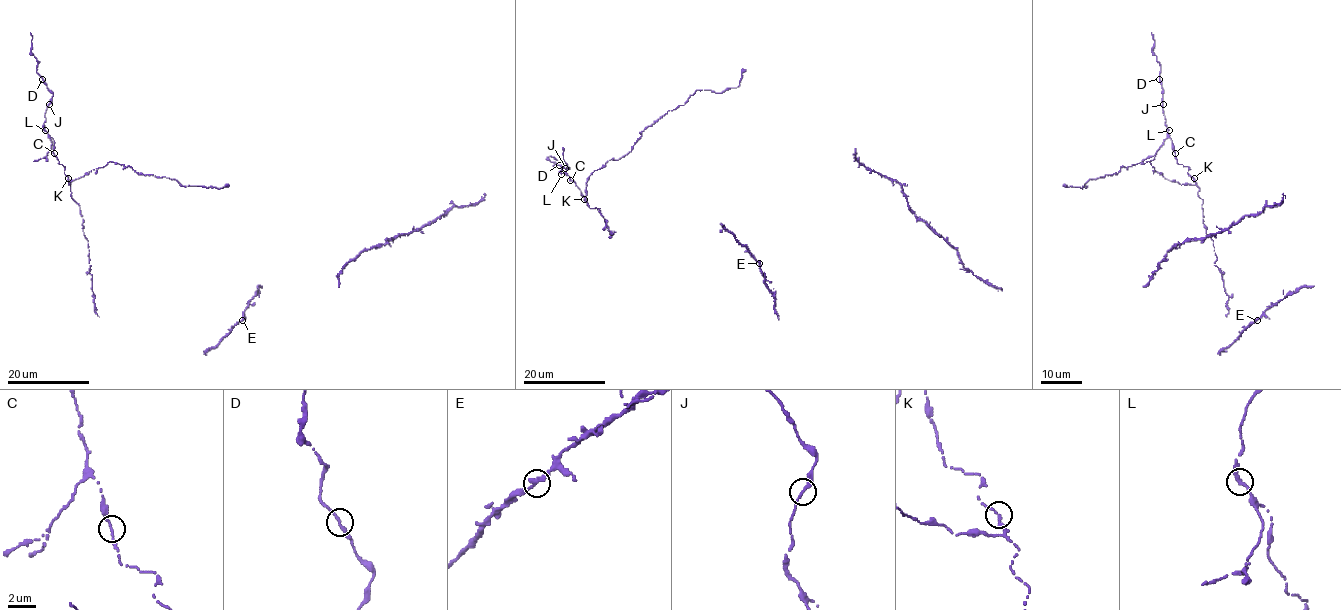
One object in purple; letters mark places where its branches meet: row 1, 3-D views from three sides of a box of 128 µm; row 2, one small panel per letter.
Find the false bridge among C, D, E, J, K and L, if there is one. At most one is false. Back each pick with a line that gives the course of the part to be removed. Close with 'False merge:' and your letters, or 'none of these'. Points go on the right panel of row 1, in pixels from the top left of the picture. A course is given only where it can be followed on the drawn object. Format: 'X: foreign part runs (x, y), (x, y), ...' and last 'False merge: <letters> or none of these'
False merge: none of these

